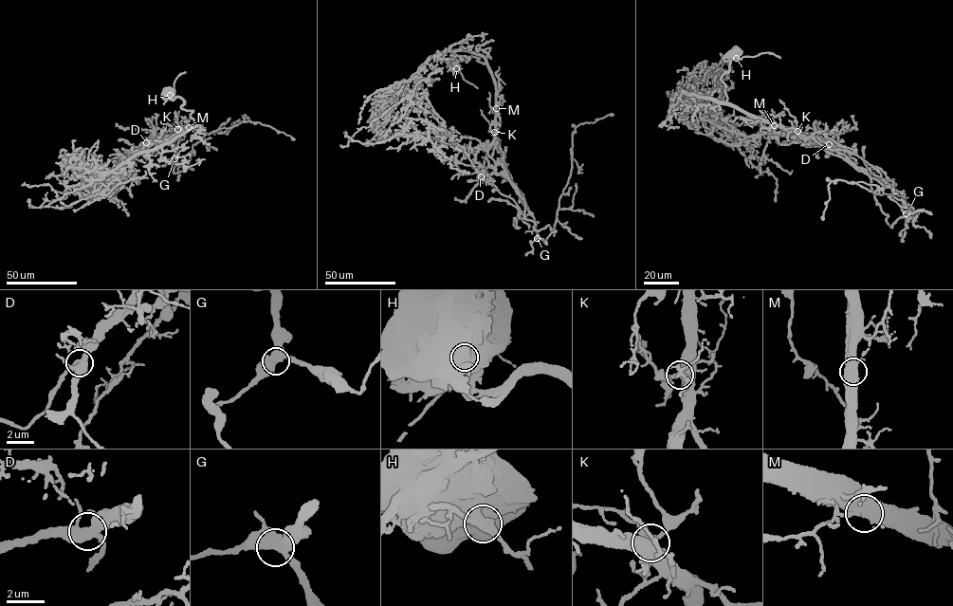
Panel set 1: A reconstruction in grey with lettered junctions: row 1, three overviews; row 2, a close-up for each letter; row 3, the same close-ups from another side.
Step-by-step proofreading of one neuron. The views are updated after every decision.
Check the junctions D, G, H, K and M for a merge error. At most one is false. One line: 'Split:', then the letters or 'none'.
Split: H

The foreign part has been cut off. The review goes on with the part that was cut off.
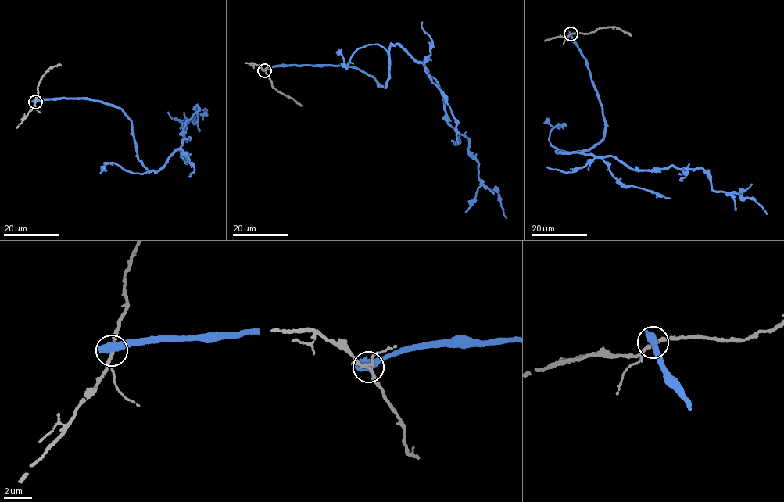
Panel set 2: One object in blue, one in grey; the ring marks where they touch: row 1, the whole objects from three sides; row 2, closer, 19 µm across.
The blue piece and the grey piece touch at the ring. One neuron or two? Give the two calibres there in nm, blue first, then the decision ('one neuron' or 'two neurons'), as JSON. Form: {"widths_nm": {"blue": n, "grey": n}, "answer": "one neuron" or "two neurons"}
{"widths_nm": {"blue": 750, "grey": 220}, "answer": "two neurons"}

